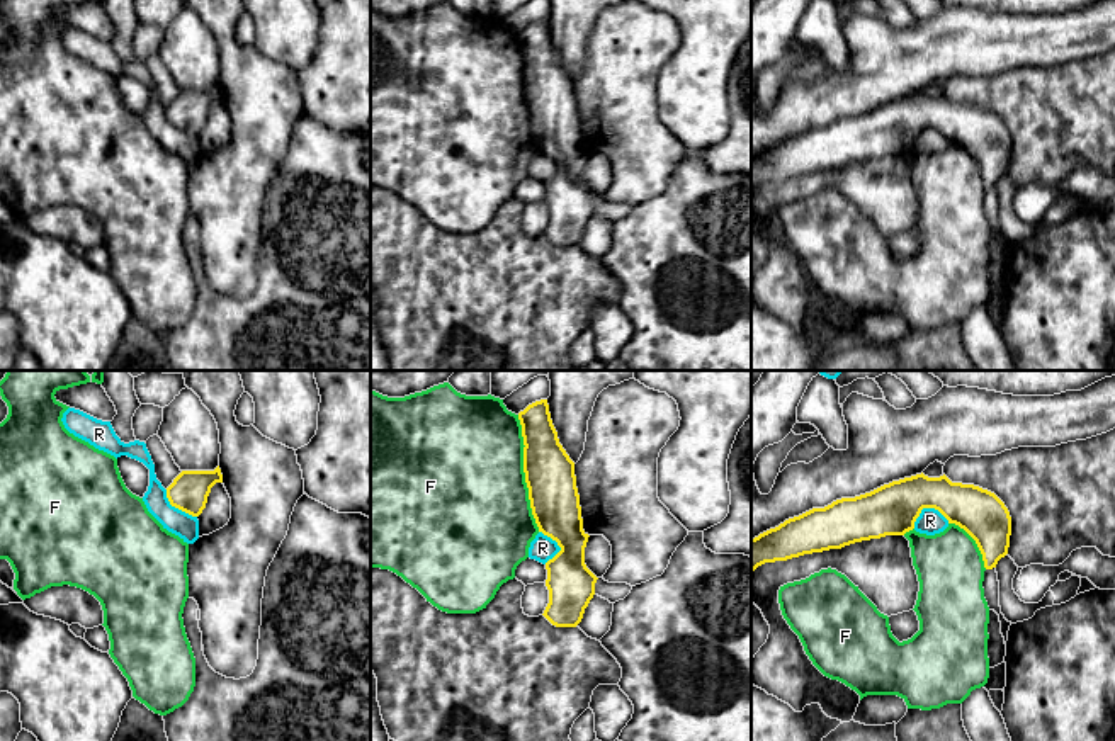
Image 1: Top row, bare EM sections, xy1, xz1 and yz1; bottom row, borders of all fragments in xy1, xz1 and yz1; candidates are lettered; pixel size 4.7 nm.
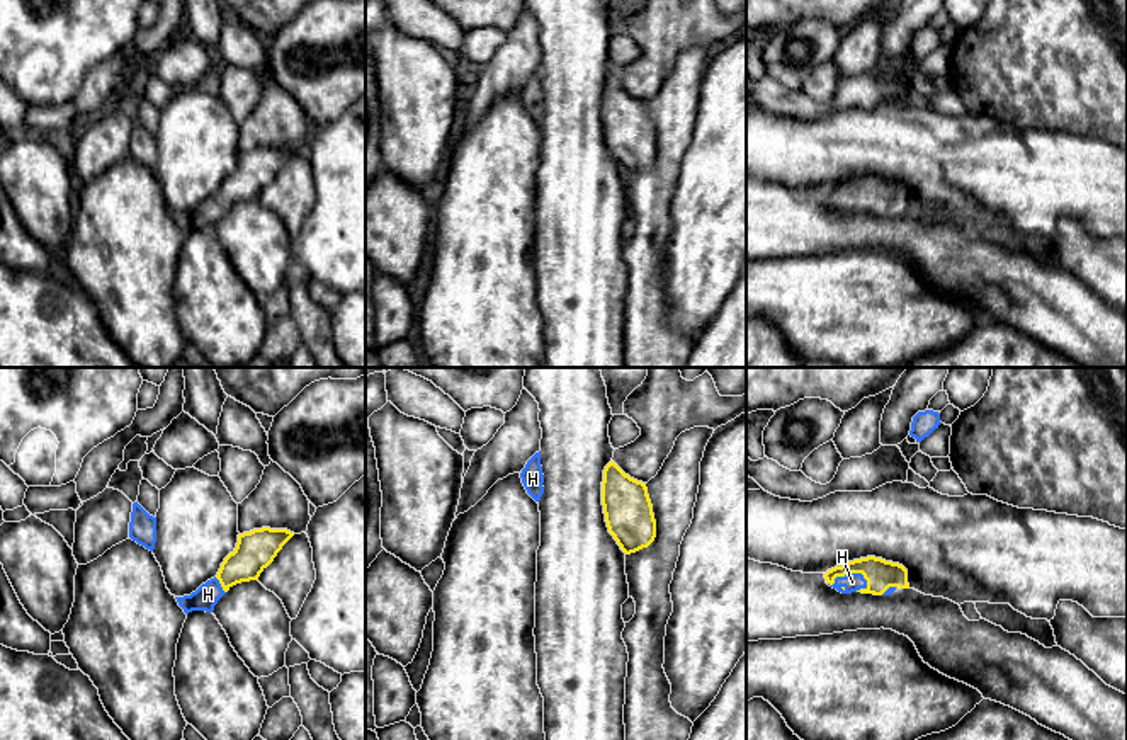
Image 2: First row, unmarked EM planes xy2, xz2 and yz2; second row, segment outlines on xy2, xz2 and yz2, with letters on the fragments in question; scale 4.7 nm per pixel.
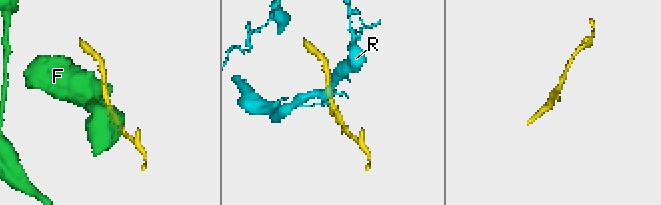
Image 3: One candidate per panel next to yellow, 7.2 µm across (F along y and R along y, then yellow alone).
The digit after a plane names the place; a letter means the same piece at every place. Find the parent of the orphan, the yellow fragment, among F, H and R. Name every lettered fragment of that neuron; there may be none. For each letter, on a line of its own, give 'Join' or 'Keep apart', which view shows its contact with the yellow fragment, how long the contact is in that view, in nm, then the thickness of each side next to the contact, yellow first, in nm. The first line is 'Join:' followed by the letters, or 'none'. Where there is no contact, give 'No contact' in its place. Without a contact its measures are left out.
Join: H
F: Keep apart. Touches yellow in xz1. Shared border 550 nm. Thickness 240 nm (yellow) against 500 nm
H: Join. Touches yellow in yz2. Shared border 190 nm. Thickness 140 nm (yellow) against 90 nm
R: Keep apart. Touches yellow in yz1. Shared border 180 nm. Thickness 240 nm (yellow) against 120 nm

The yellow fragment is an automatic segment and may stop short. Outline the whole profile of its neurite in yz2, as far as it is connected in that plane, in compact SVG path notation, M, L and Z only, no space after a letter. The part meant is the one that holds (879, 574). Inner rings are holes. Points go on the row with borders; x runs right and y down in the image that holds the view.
M875 556L835 566L824 573L824 578L830 587L841 594L891 595L898 587L909 589L908 570L903 565Z

